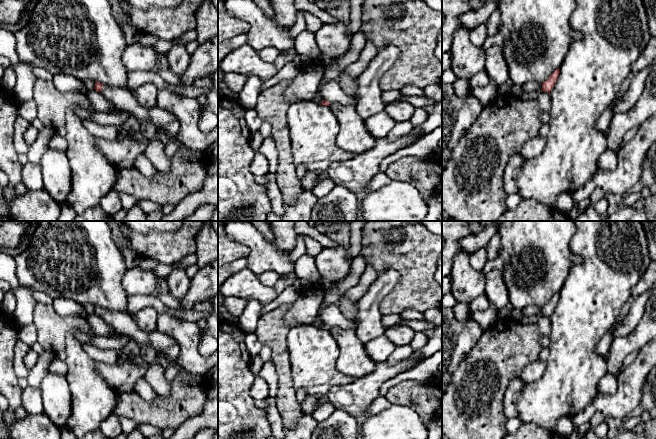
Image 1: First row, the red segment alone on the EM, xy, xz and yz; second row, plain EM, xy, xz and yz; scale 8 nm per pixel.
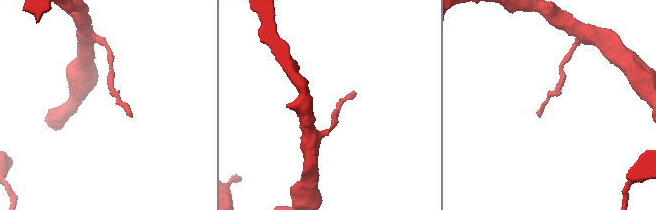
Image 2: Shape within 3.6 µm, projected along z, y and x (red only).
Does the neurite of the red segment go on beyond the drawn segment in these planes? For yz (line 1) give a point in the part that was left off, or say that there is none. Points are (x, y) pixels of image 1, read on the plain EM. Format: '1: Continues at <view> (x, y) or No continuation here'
1: No continuation here

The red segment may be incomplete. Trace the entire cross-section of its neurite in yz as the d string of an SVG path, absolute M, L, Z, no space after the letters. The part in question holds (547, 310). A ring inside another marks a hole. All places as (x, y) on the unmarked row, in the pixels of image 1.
M556 293L550 301L542 307L542 315L550 317L553 313L558 301L559 301L560 293Z

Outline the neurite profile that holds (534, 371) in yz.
M537 360L526 366L522 372L520 378L524 383L532 383L539 380L545 371L545 362Z

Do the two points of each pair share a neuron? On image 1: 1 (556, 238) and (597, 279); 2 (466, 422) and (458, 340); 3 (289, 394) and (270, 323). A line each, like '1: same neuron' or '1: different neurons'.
1: different neurons
2: different neurons
3: same neuron

